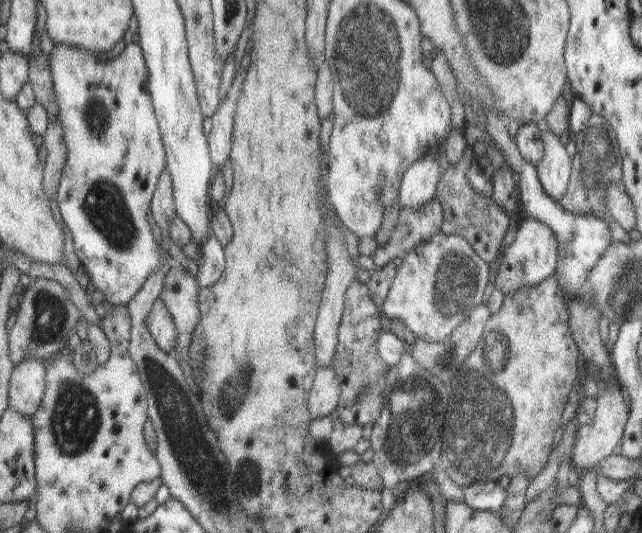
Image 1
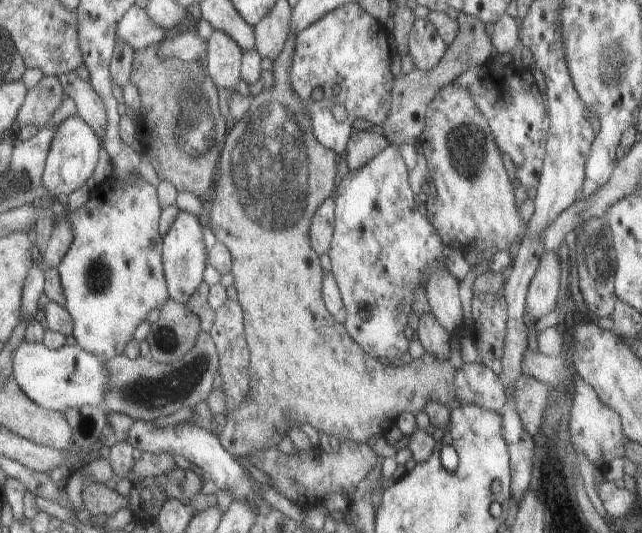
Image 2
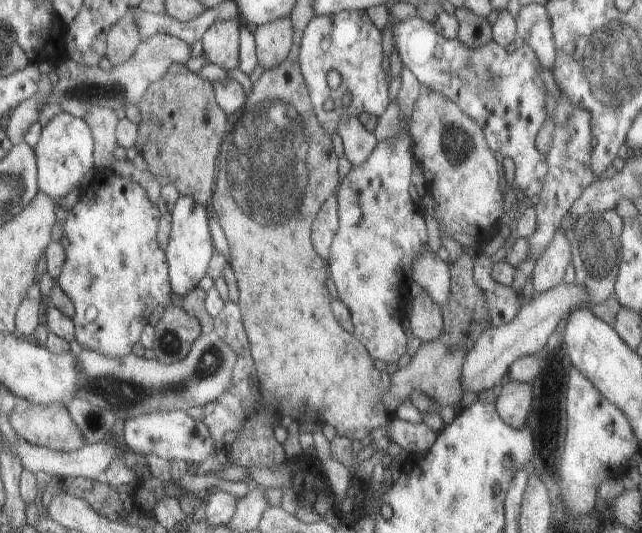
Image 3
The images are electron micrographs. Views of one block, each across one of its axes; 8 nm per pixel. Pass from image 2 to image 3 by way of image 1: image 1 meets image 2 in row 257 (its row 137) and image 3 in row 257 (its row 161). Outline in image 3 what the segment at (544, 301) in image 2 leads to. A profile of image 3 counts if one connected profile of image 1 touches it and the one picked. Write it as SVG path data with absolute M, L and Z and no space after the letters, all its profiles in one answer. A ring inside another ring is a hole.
M559 228L553 240L549 242L543 256L537 260L533 270L533 290L535 294L543 294L563 282L563 274L569 262L575 262L575 246L571 246L565 238L565 232Z

